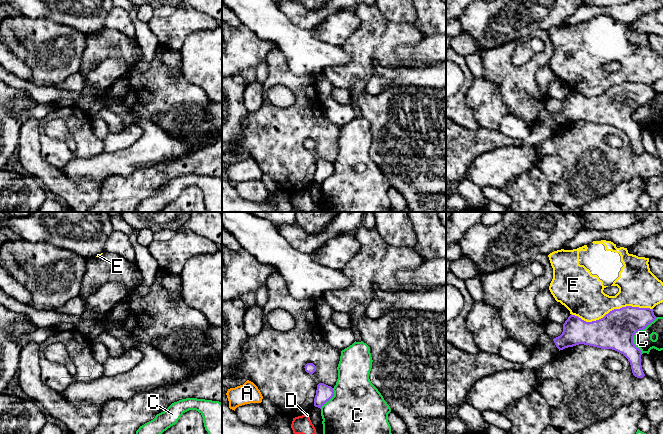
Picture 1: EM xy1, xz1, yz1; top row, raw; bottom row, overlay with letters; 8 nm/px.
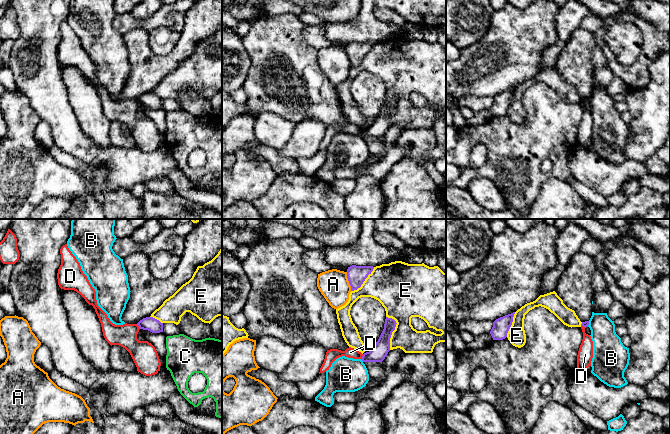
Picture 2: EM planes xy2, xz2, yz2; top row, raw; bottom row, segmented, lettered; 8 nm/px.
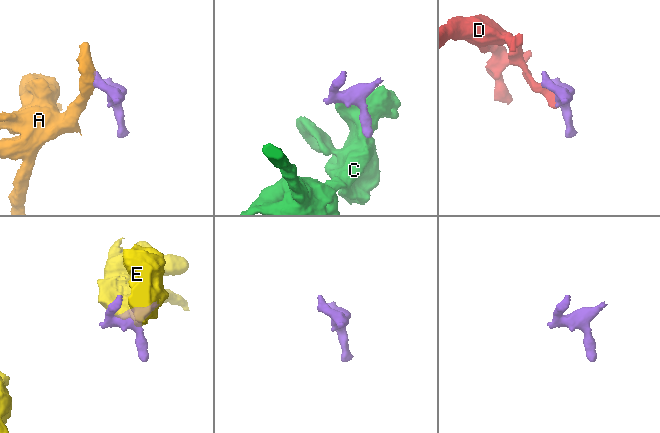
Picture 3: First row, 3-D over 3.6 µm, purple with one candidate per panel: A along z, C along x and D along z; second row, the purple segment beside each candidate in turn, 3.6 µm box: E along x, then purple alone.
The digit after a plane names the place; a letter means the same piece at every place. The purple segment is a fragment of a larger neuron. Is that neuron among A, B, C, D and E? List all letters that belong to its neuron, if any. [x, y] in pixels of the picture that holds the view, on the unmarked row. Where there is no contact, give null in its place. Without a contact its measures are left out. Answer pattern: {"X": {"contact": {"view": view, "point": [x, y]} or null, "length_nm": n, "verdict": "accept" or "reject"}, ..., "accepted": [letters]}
{"A": {"contact": {"view": "xz2", "point": [348, 56]}, "length_nm": 160, "verdict": "reject"}, "B": {"contact": {"view": "xz2", "point": [362, 136]}, "length_nm": 40, "verdict": "reject"}, "C": {"contact": {"view": "yz1", "point": [636, 107]}, "length_nm": 320, "verdict": "reject"}, "D": {"contact": {"view": "xz2", "point": [362, 133]}, "length_nm": 50, "verdict": "reject"}, "E": {"contact": {"view": "yz1", "point": [612, 86]}, "length_nm": 650, "verdict": "reject"}, "accepted": []}

